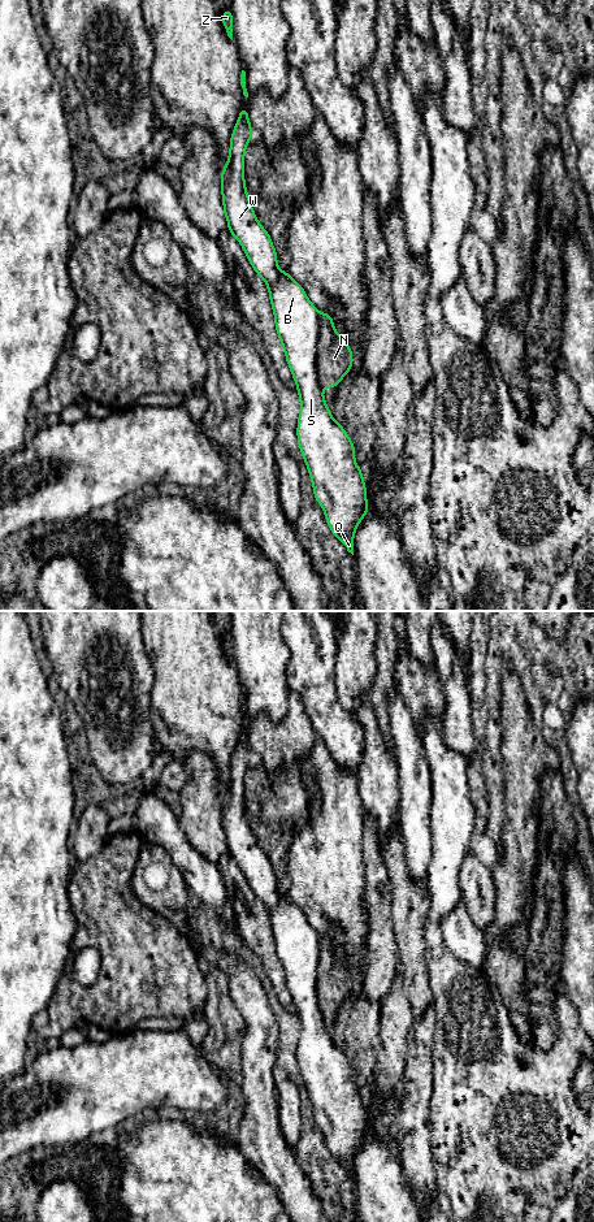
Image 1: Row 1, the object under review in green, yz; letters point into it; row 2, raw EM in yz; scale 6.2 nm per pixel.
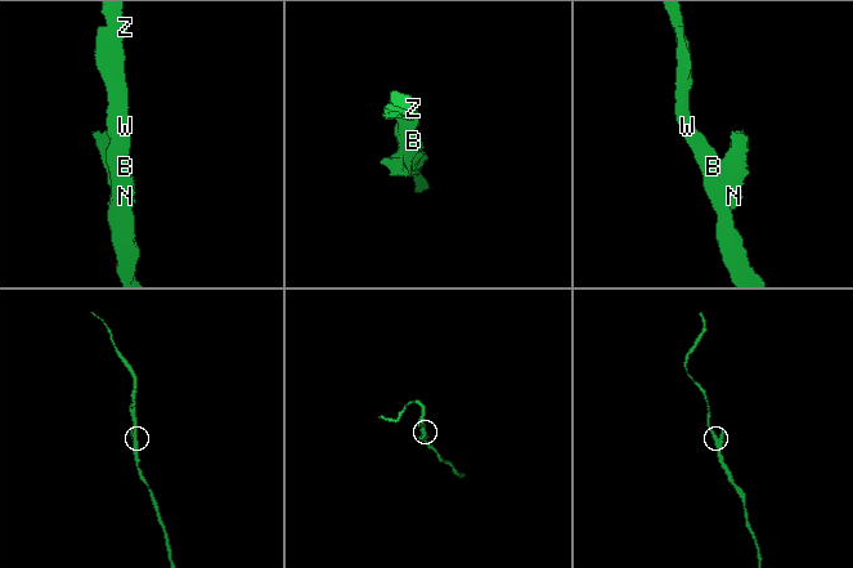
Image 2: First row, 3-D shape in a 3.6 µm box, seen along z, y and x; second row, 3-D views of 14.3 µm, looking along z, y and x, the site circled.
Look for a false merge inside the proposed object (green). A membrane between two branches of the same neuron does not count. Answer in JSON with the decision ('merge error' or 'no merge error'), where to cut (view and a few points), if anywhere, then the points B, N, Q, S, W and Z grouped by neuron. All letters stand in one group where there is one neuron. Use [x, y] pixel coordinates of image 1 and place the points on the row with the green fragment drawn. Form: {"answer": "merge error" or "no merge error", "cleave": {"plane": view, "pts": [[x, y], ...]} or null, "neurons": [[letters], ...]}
{"answer": "merge error", "cleave": {"plane": "yz", "pts": [[319, 315], [316, 371], [319, 384], [322, 388]]}, "neurons": [["B", "Q", "S", "W", "Z"], ["N"]]}

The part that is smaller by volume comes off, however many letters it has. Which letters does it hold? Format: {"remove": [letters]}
{"remove": ["N"]}

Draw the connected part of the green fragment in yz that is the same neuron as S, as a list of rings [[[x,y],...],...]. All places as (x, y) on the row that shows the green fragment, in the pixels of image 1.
[[[242,107],[230,138],[229,159],[221,172],[224,214],[229,231],[242,244],[269,291],[276,330],[300,399],[298,445],[313,495],[333,536],[354,555],[355,530],[370,510],[367,486],[355,462],[355,446],[333,419],[318,381],[320,312],[290,273],[278,268],[270,235],[257,221],[246,190],[244,153],[252,135],[248,109]]]

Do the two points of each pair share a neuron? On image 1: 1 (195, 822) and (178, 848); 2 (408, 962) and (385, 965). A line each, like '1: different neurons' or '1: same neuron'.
1: different neurons
2: different neurons

